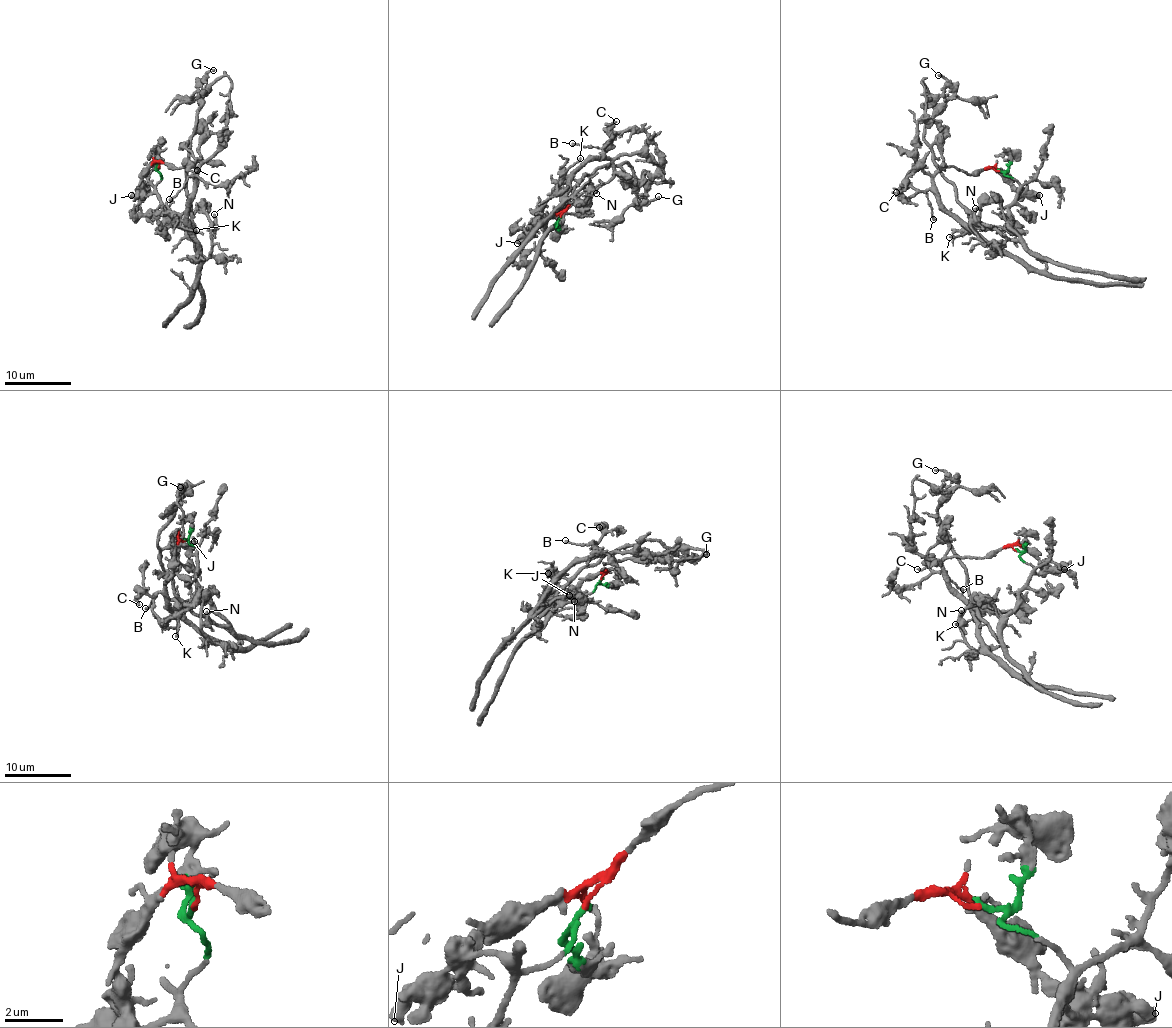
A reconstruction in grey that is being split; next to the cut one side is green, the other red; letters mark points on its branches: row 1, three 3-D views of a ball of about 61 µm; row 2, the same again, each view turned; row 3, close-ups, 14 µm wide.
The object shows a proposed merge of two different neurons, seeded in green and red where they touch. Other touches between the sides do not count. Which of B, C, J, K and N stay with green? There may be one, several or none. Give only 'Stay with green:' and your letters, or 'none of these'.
Stay with green: J

